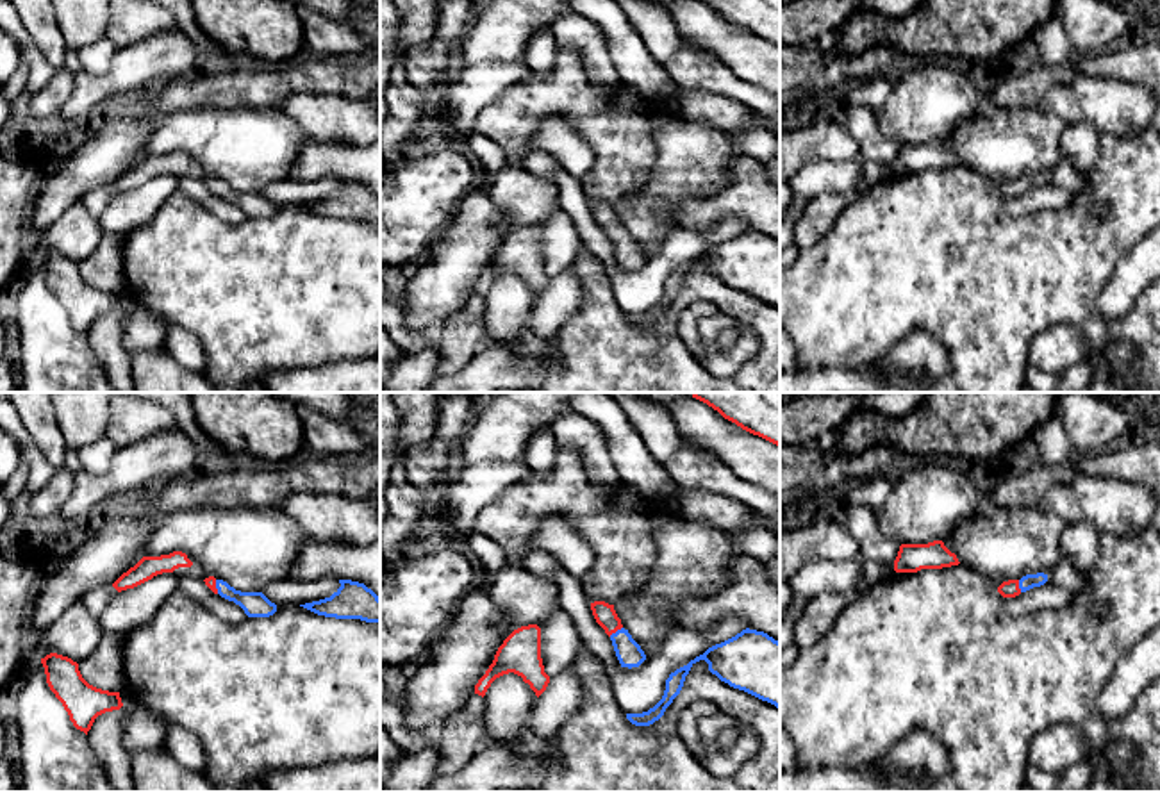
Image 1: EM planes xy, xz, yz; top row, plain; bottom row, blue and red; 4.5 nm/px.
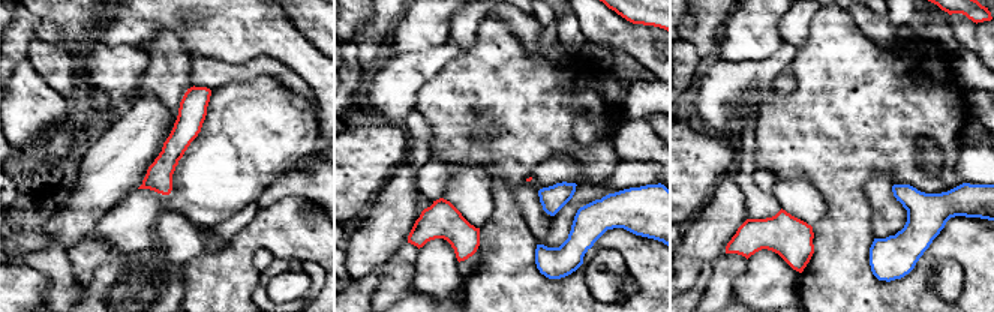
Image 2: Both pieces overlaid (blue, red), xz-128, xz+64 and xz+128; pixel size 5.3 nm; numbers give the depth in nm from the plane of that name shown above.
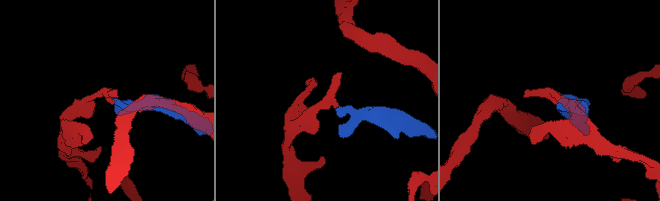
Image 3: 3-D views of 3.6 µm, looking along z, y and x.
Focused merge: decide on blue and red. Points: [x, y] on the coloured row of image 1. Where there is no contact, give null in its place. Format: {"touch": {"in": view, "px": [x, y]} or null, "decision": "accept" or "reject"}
{"touch": {"in": "xz", "px": [616, 632]}, "decision": "accept"}

